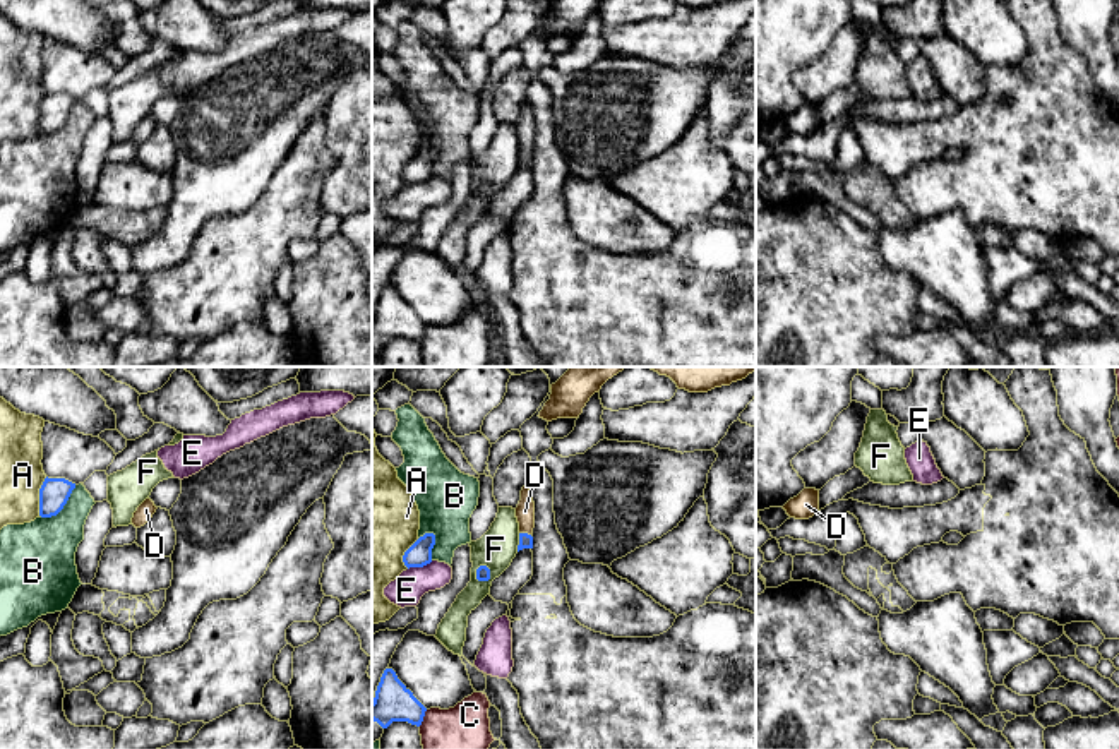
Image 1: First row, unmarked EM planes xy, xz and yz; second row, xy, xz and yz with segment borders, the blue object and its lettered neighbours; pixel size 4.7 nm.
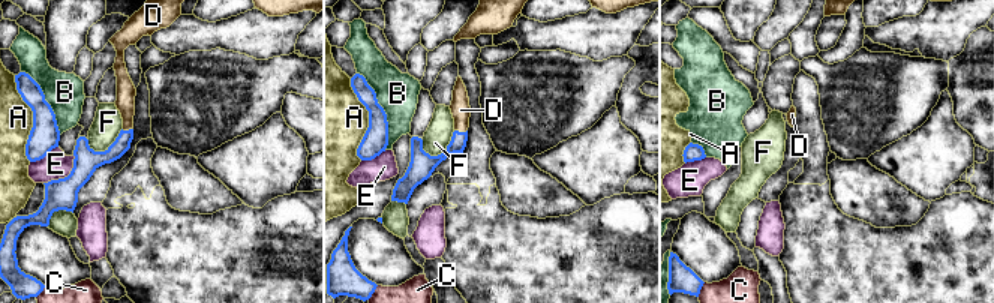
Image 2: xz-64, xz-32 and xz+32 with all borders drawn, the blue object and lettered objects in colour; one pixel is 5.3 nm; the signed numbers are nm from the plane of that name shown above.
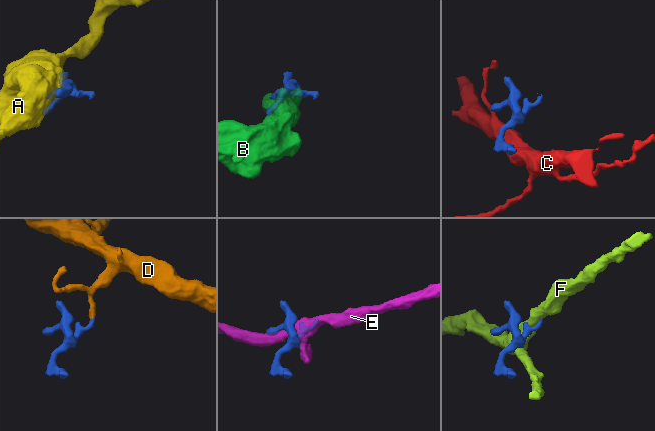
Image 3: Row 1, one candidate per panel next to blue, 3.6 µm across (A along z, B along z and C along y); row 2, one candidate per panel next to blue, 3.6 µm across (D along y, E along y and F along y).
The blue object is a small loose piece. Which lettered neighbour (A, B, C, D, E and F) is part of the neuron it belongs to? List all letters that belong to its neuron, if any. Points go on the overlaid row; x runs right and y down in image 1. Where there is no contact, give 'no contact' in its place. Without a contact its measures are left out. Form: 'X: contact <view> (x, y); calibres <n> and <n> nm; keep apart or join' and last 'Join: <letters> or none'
A: contact xy (40, 496); calibres 140 and 200 nm; keep apart
B: contact xy (62, 508); calibres 140 and 340 nm; keep apart
C: contact xz (422, 719); calibres 180 and 220 nm; keep apart
D: contact xz (525, 533); calibres 60 and 90 nm; join
E: contact xz (420, 566); calibres 110 and 160 nm; keep apart
F: contact xz (489, 571); calibres 60 and 180 nm; keep apart
Join: D

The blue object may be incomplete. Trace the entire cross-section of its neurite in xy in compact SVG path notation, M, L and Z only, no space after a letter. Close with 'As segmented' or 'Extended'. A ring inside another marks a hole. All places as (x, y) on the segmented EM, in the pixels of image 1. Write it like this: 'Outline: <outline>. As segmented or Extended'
Outline: M45 478L39 488L39 516L57 516L67 504L75 483L65 478Z. As segmented

